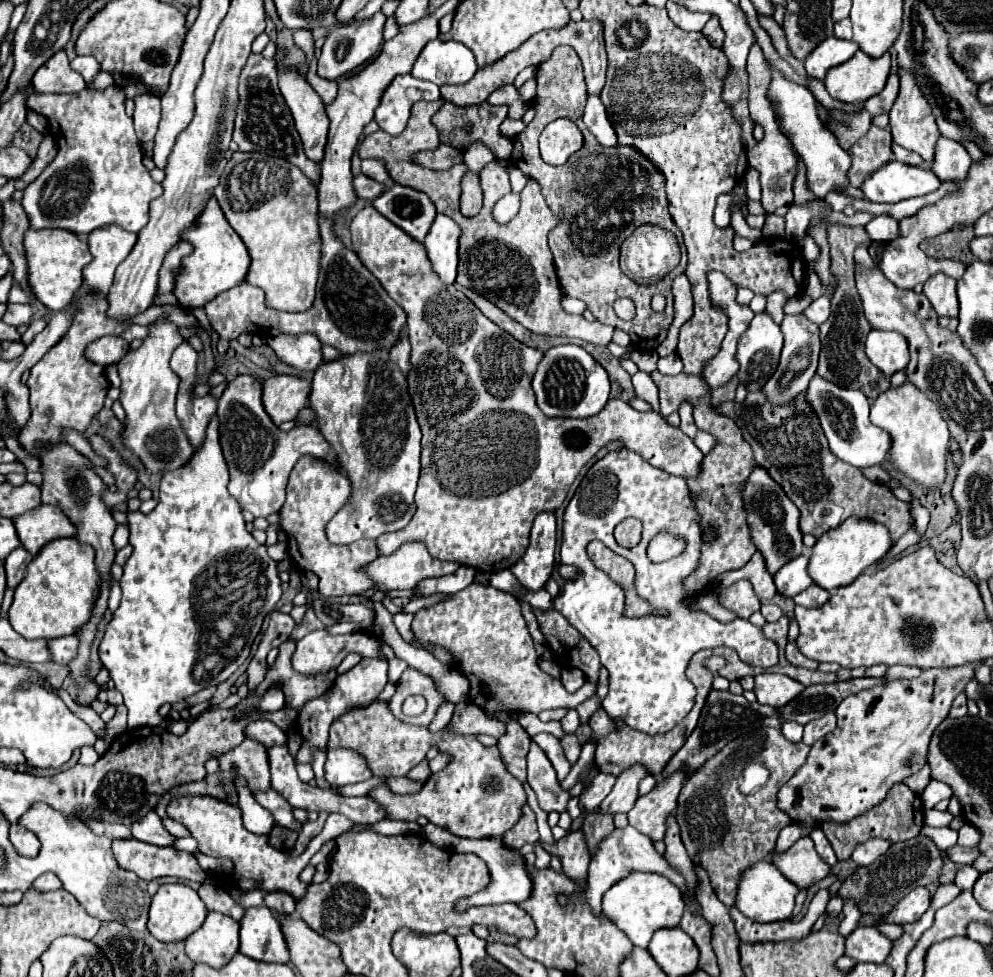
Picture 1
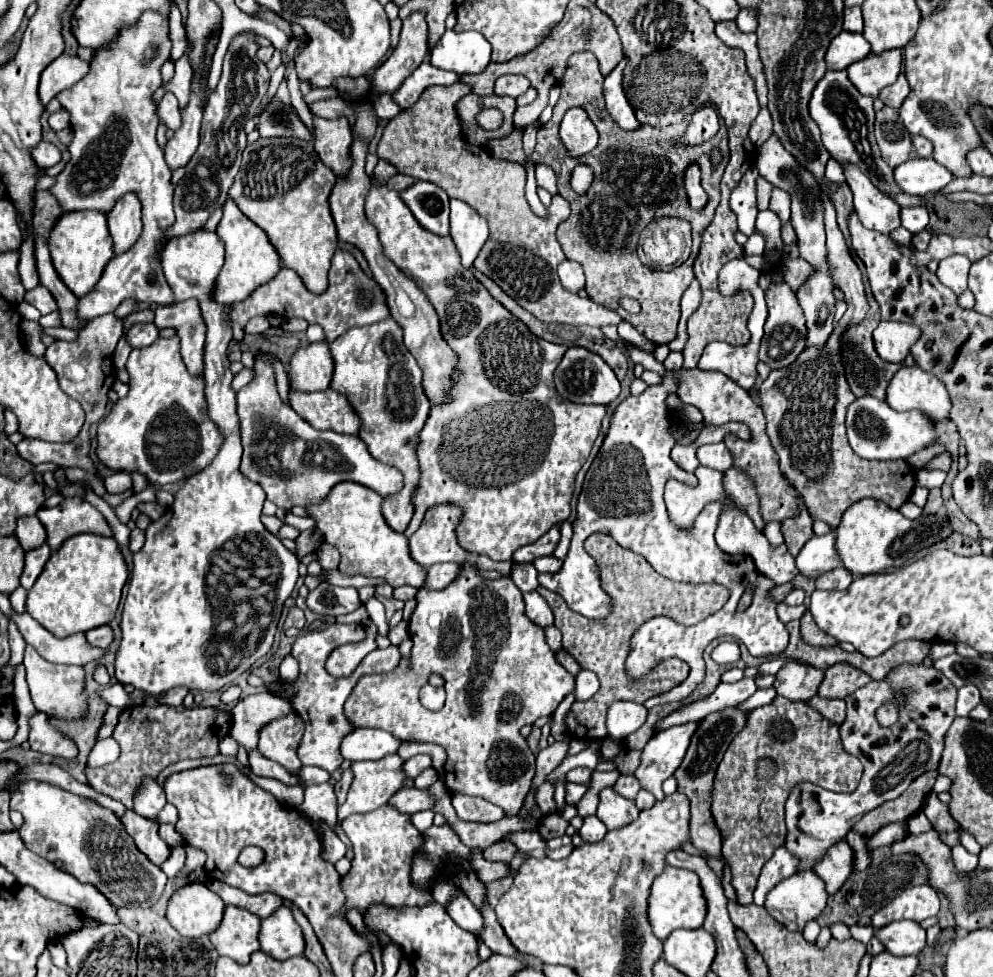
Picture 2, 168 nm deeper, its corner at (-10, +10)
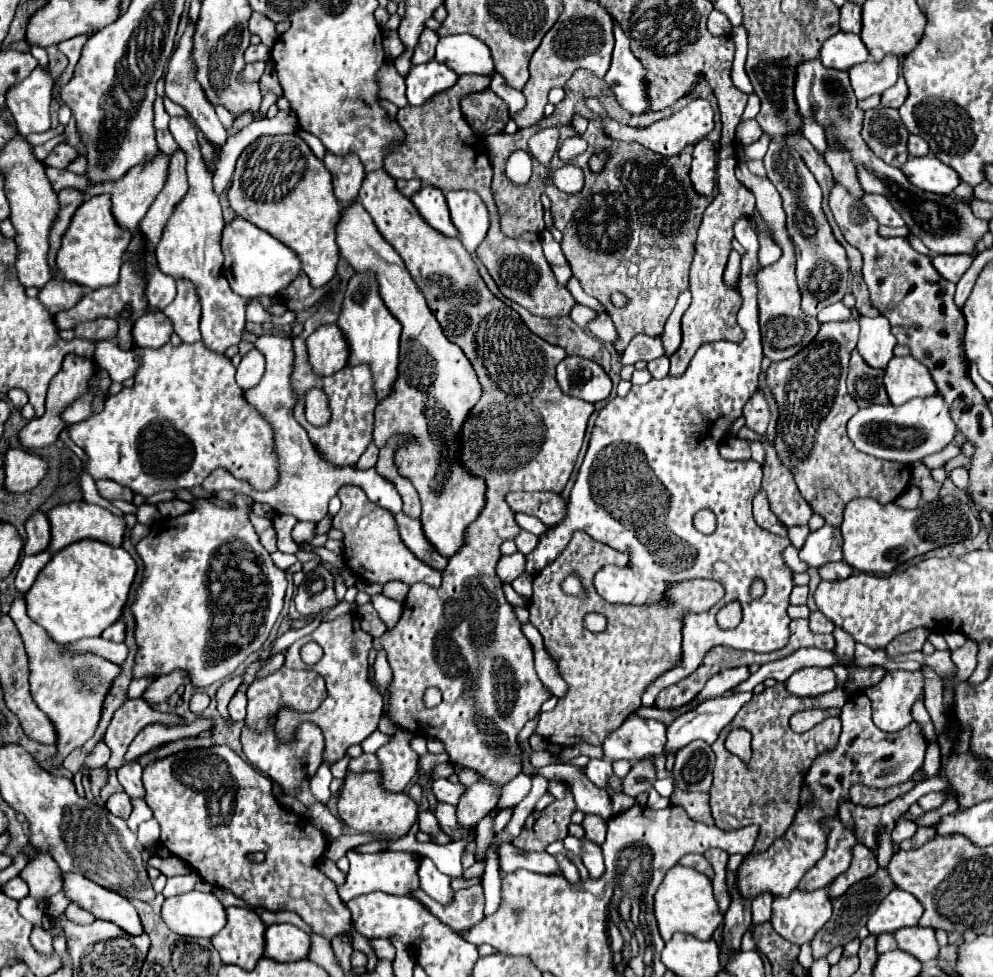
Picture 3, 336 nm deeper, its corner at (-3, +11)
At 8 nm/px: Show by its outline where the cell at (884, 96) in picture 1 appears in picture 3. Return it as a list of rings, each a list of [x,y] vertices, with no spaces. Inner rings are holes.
[[[899,75],[897,83],[895,83],[893,87],[889,87],[889,89],[881,95],[881,105],[883,105],[883,107],[899,109],[905,99],[907,99],[907,85],[905,85],[903,75]]]

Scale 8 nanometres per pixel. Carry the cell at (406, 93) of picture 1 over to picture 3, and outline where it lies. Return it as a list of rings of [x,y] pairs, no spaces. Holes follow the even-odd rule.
[[[435,59],[411,67],[409,75],[405,77],[405,85],[407,85],[405,95],[409,105],[423,105],[435,93],[455,85],[457,77],[459,75],[447,69],[447,65],[439,65]]]

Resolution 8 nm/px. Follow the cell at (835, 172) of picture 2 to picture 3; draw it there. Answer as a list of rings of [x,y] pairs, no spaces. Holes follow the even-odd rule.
[[[803,119],[803,127],[805,127],[805,137],[811,141],[811,145],[815,145],[815,149],[821,155],[825,155],[827,143],[823,143],[825,141],[825,135],[823,135],[821,125],[817,125],[813,119]]]

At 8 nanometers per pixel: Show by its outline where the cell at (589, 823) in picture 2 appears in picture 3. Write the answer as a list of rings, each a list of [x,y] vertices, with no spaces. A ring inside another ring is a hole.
[[[581,837],[581,859],[583,859],[583,865],[587,867],[591,877],[601,877],[601,873],[605,869],[601,847],[593,841],[589,841],[587,837]]]

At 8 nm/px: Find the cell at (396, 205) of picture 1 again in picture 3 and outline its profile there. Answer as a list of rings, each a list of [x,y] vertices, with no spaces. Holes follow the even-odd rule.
[[[423,185],[415,195],[411,195],[411,201],[413,201],[415,209],[419,211],[419,215],[427,221],[429,227],[443,233],[445,237],[457,237],[455,227],[451,225],[449,209],[447,209],[445,195],[441,189]]]

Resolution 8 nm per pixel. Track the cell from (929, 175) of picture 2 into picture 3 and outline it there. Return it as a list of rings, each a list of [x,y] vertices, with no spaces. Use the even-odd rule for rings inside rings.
[[[933,155],[909,157],[907,163],[901,167],[901,171],[921,191],[939,193],[939,195],[949,195],[961,183],[959,175],[951,167],[935,159]]]

